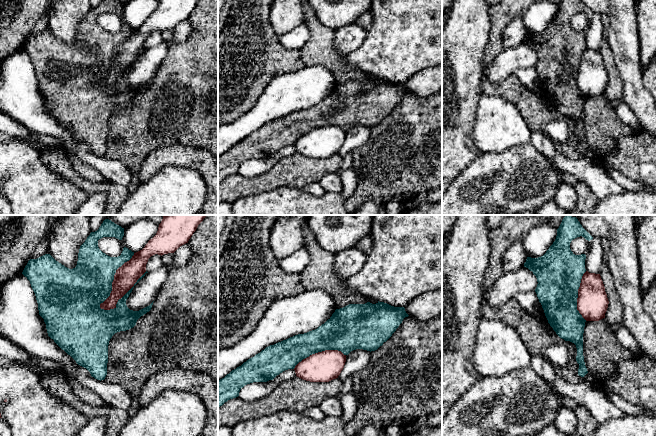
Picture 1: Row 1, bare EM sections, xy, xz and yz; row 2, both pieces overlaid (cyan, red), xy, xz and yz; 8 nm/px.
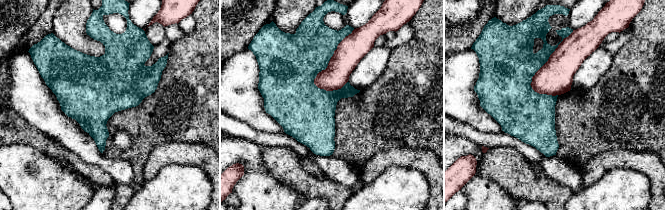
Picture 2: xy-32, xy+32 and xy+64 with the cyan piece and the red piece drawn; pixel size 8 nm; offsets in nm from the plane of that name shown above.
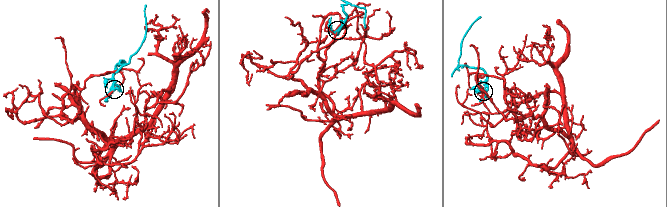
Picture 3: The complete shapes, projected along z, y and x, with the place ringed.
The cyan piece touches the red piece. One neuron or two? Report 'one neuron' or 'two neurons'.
two neurons

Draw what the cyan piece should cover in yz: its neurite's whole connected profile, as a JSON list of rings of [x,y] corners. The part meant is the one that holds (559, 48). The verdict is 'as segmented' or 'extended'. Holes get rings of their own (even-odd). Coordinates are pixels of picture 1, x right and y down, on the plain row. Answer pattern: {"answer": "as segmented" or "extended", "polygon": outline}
{"answer": "as segmented", "polygon": [[[560,0],[556,15],[546,29],[538,34],[527,33],[524,43],[532,47],[537,54],[535,68],[548,99],[560,114],[576,121],[578,151],[584,153],[588,149],[583,132],[583,109],[586,96],[577,86],[577,74],[582,52],[586,48],[586,31],[575,31],[570,25],[571,17],[580,12],[588,17],[593,15],[581,0]]]}

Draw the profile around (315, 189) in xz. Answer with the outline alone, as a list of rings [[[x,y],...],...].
[[[312,183],[310,185],[300,188],[299,190],[316,197],[323,196],[325,194],[324,189],[319,183]]]

